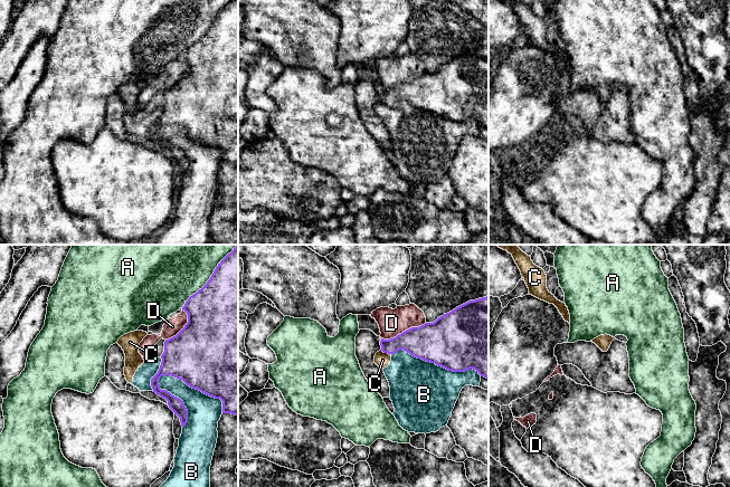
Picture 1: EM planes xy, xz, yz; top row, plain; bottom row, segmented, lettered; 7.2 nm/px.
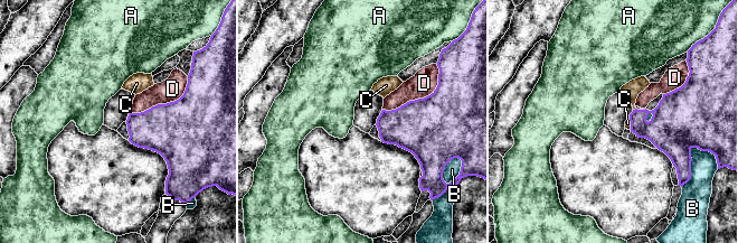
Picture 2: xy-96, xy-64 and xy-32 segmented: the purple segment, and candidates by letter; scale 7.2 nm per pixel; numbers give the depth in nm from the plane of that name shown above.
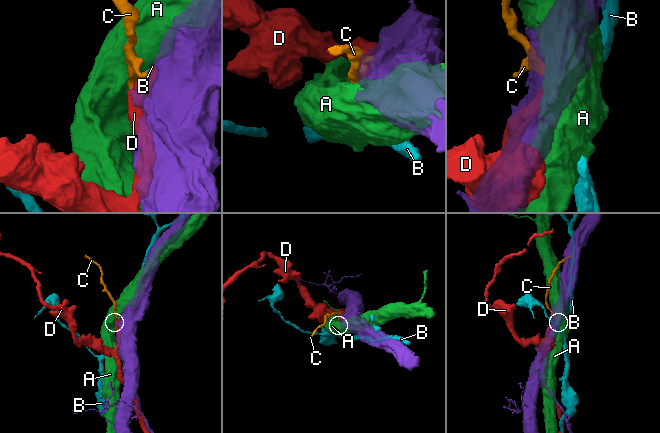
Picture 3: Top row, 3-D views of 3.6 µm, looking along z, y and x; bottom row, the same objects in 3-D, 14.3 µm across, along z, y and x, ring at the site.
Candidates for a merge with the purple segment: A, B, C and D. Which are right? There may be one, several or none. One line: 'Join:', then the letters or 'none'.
Join: none

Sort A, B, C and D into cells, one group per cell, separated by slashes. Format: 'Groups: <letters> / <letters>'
Groups: A / B C / D

